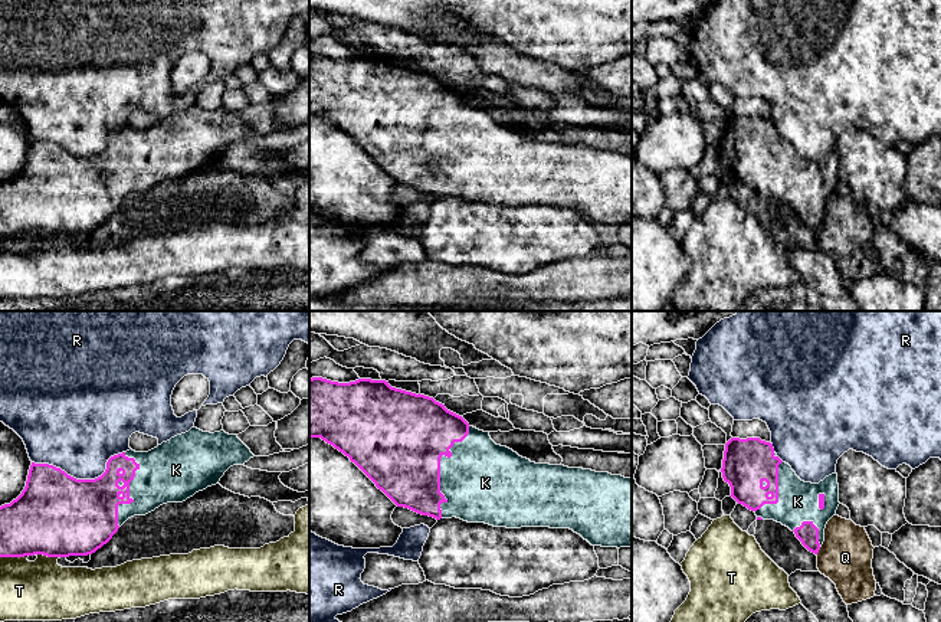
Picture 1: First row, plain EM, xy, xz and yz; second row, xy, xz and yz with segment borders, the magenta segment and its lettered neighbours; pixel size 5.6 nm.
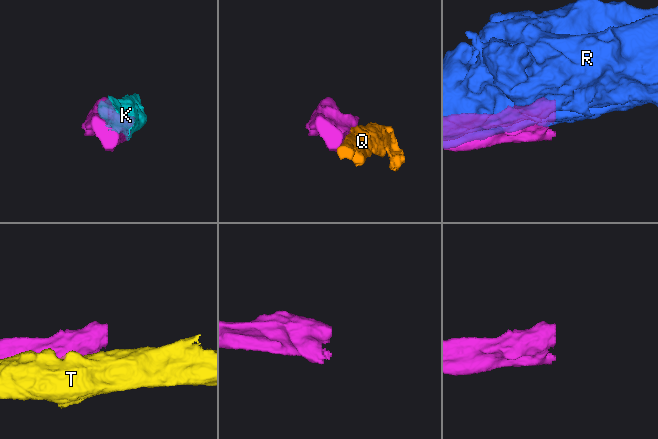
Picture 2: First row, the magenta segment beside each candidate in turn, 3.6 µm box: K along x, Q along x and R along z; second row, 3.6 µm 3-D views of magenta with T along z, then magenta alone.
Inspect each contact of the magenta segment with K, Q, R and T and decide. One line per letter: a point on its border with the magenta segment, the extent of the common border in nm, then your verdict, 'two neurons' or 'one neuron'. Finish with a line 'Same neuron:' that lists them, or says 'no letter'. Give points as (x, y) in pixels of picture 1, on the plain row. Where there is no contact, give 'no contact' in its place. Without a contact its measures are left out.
K: xz (439, 144) | 550 nm | one neuron
Q: yz (817, 229) | 50 nm | two neurons
R: xy (81, 157) | 500 nm | two neurons
T: xy (13, 233) | 160 nm | two neurons
Same neuron: K

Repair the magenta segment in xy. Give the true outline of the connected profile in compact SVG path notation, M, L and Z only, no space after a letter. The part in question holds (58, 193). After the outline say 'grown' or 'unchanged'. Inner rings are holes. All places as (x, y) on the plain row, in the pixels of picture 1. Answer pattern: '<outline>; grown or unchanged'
M191 105L148 130L129 127L111 134L105 150L95 157L76 157L53 143L32 140L22 171L0 184L0 235L92 232L128 196L145 193L167 180L183 180L219 161L230 144L243 143L253 134L237 112Z; grown

